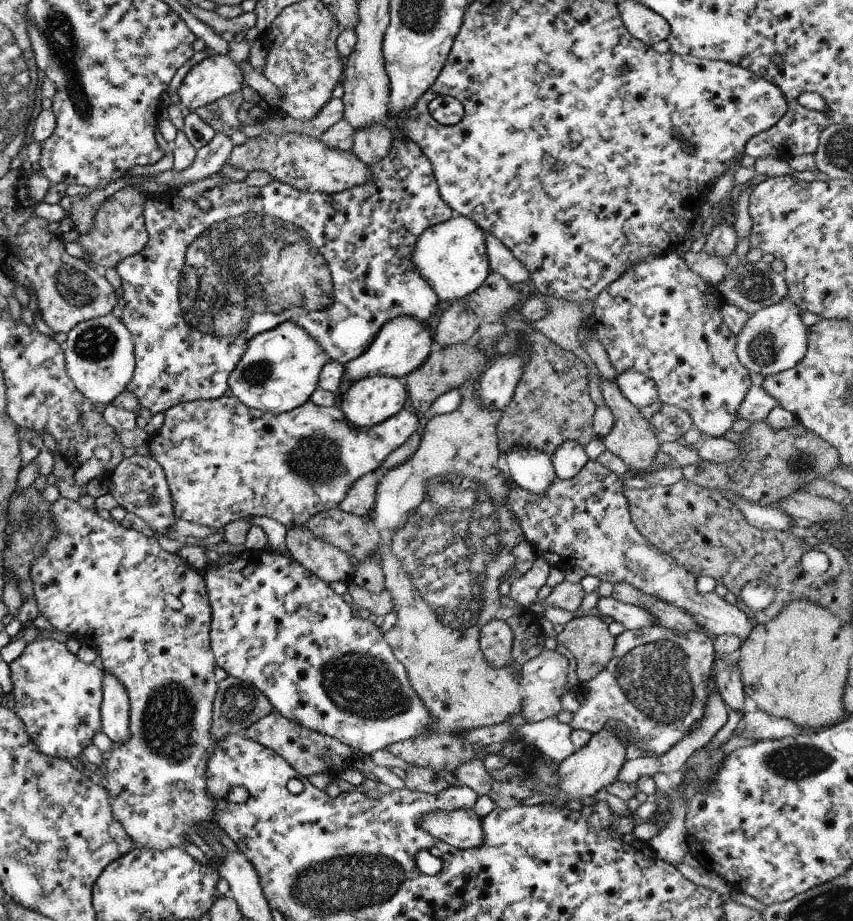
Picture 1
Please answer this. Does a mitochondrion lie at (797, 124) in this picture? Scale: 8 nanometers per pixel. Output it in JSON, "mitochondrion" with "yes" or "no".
{"mitochondrion":"no"}

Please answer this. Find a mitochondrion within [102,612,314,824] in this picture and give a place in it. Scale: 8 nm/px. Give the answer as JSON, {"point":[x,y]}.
{"point":[168,719]}

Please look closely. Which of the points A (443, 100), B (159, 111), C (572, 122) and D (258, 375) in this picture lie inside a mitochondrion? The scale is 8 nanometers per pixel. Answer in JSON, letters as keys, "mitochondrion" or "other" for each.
{"A":"other","B":"other","C":"mitochondrion","D":"mitochondrion"}

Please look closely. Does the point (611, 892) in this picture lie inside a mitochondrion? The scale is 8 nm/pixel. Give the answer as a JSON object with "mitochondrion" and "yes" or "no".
{"mitochondrion":"no"}

